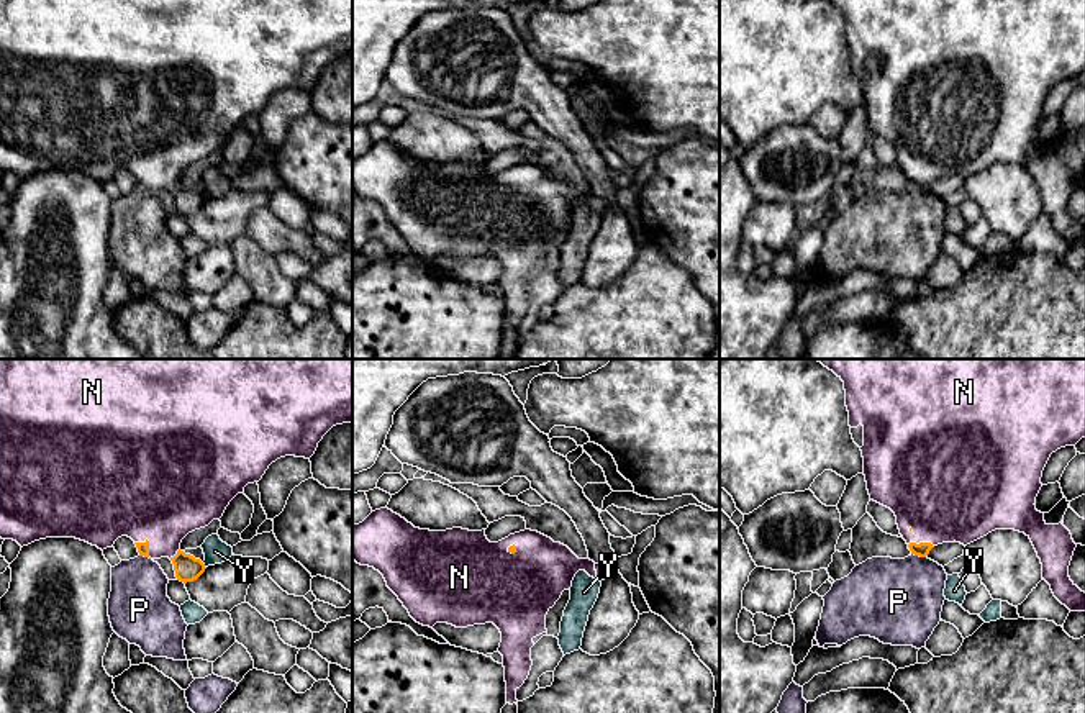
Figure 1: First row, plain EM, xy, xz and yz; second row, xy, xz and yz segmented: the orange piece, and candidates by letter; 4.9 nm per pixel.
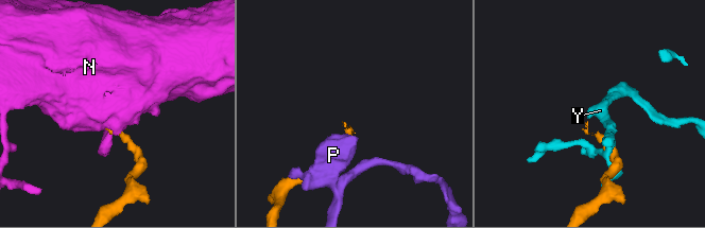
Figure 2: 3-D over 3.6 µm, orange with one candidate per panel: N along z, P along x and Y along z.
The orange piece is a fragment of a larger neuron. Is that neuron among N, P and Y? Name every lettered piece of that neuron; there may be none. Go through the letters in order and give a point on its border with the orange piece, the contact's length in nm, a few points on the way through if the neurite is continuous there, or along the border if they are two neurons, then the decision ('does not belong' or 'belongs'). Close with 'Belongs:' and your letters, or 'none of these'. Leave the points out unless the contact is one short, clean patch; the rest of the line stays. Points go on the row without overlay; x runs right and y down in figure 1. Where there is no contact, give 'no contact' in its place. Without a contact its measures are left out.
N: meets orange in xy at (148, 177); contact 120 nm long; runs through xy (143, 181), (148, 177), (158, 166), (161, 128); belongs
P: meets orange in yz at (918, 187); contact 80 nm long; does not belong
Y: meets orange in xy at (204, 199); contact 40 nm long; does not belong
Belongs: N

